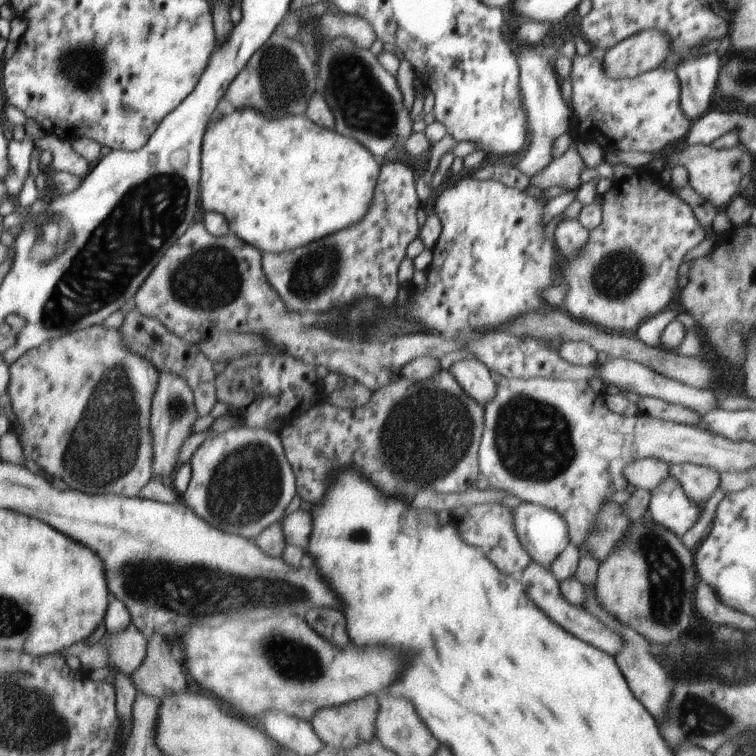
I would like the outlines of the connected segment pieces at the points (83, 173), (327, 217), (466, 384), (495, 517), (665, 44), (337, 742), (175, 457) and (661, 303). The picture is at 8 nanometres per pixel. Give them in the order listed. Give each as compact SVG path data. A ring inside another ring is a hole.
M46 133L36 144L40 149L50 150L53 153L52 166L57 172L70 172L83 179L91 174L92 162L76 152L73 141Z
M242 108L242 110L234 110L232 114L218 116L214 126L210 126L210 130L208 130L203 150L204 178L202 191L204 200L202 201L204 202L204 208L206 210L216 210L216 212L222 212L224 216L228 216L228 220L232 220L234 234L240 236L242 240L248 240L248 244L255 245L262 254L265 252L279 254L281 252L295 251L296 248L306 247L308 242L314 243L316 240L326 239L327 236L336 234L336 232L346 231L347 228L352 228L356 224L362 223L371 212L371 206L375 200L378 170L382 170L378 168L378 162L372 156L371 151L364 148L364 145L360 144L359 140L354 140L350 136L342 136L335 129L318 126L306 116L284 116L282 120L266 120L254 108Z
M464 358L451 366L451 372L462 385L464 392L476 402L486 406L496 396L496 382L489 368L479 360Z
M490 504L490 505L476 505L468 507L468 512L464 514L470 514L470 516L478 516L482 514L482 520L462 520L462 516L458 514L456 520L460 524L460 532L464 532L464 540L468 540L468 544L476 544L476 548L484 548L484 552L488 552L488 556L492 556L492 560L496 560L496 568L500 568L500 572L508 572L508 574L518 574L520 576L526 566L530 564L531 556L528 554L528 551L521 545L519 541L518 534L516 534L514 528L514 508L510 508L504 505L499 504Z
M658 28L640 32L623 43L609 48L603 57L604 68L612 80L634 78L639 74L657 69L670 58L670 38Z
M376 694L364 696L348 704L341 704L334 708L323 708L311 720L314 732L326 745L336 748L356 748L360 744L368 744L377 740L377 719L379 718L378 698Z
M161 373L159 391L154 398L152 416L152 434L155 440L155 472L158 479L171 478L176 472L176 466L181 466L180 456L184 444L194 436L194 424L200 420L200 410L197 406L196 393L188 380L178 374Z
M642 165L636 167L630 178L613 179L612 187L602 195L603 220L600 226L589 232L588 242L580 256L562 257L564 272L561 272L561 277L568 286L562 308L576 320L624 333L634 330L652 315L658 315L678 294L678 270L686 254L706 238L706 230L696 220L690 206L664 184L656 182L654 176L658 177Z

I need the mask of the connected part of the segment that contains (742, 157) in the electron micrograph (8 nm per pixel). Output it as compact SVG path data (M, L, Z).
M688 144L686 150L674 152L674 154L672 154L672 160L674 160L672 164L682 164L687 170L690 186L718 210L724 209L726 204L730 204L738 196L742 178L752 170L752 156L742 144L732 146L732 148L723 148L722 150L710 148L710 145Z

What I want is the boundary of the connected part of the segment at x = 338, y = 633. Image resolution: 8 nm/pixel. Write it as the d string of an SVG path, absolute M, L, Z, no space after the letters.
M312 608L305 614L304 619L308 624L312 624L312 628L316 628L316 632L320 632L322 636L328 636L328 640L332 640L332 644L336 646L346 646L348 644L348 632L346 632L346 616L342 614L342 610L334 610L334 608Z

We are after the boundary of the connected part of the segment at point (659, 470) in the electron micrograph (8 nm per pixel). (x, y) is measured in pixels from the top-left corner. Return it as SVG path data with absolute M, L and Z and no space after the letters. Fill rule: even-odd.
M638 458L624 468L624 478L631 489L652 490L670 475L670 464L658 458Z

